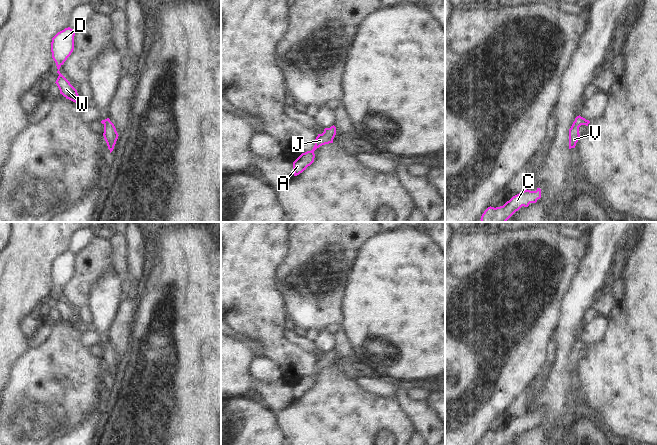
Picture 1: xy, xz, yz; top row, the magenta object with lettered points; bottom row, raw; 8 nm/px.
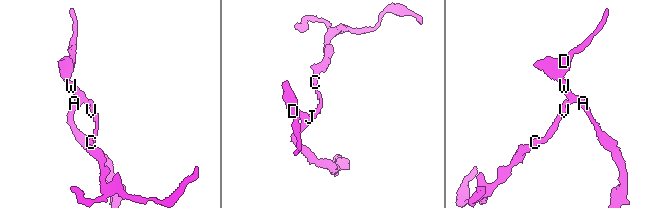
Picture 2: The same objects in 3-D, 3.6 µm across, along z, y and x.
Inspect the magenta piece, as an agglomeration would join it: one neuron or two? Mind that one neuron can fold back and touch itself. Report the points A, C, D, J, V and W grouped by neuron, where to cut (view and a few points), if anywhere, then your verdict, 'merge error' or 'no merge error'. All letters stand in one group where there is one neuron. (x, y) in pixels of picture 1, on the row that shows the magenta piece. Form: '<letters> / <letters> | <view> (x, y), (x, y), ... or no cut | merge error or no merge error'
A C D J V W | no cut | no merge error

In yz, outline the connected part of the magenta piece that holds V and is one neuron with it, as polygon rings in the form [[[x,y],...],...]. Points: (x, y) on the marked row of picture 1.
[[[580,115],[575,118],[575,121],[573,122],[571,128],[569,129],[569,149],[575,148],[576,143],[579,140],[579,137],[580,137],[579,127],[581,125],[588,126],[589,123],[590,123],[589,120],[586,120]]]

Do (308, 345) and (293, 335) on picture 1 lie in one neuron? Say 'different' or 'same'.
same

